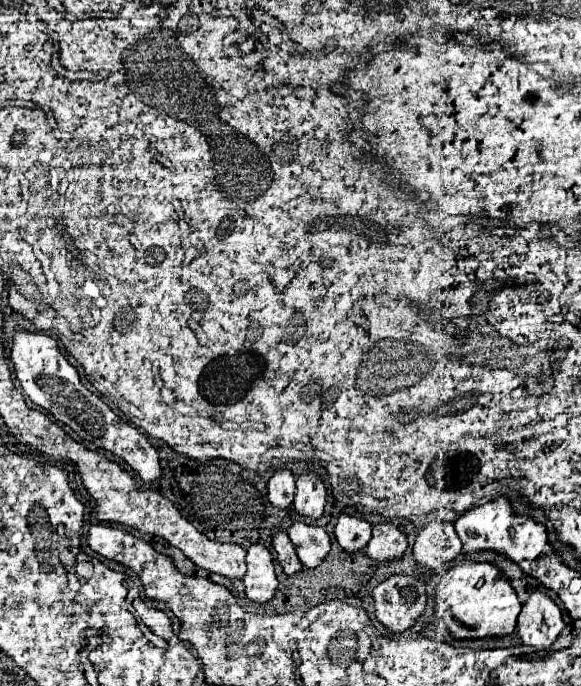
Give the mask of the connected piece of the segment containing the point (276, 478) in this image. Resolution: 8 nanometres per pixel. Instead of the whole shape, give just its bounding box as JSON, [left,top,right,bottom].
[267,470,295,508]

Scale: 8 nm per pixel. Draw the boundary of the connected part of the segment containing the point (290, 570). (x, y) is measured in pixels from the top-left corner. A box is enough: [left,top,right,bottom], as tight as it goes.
[273,530,301,574]

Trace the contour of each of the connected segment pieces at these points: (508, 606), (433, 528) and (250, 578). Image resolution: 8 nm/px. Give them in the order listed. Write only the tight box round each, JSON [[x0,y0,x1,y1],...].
[[437,562,521,638],[413,520,461,570],[243,544,277,602]]

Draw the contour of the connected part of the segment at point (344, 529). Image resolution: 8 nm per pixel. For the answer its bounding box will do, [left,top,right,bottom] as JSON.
[335,512,371,552]

